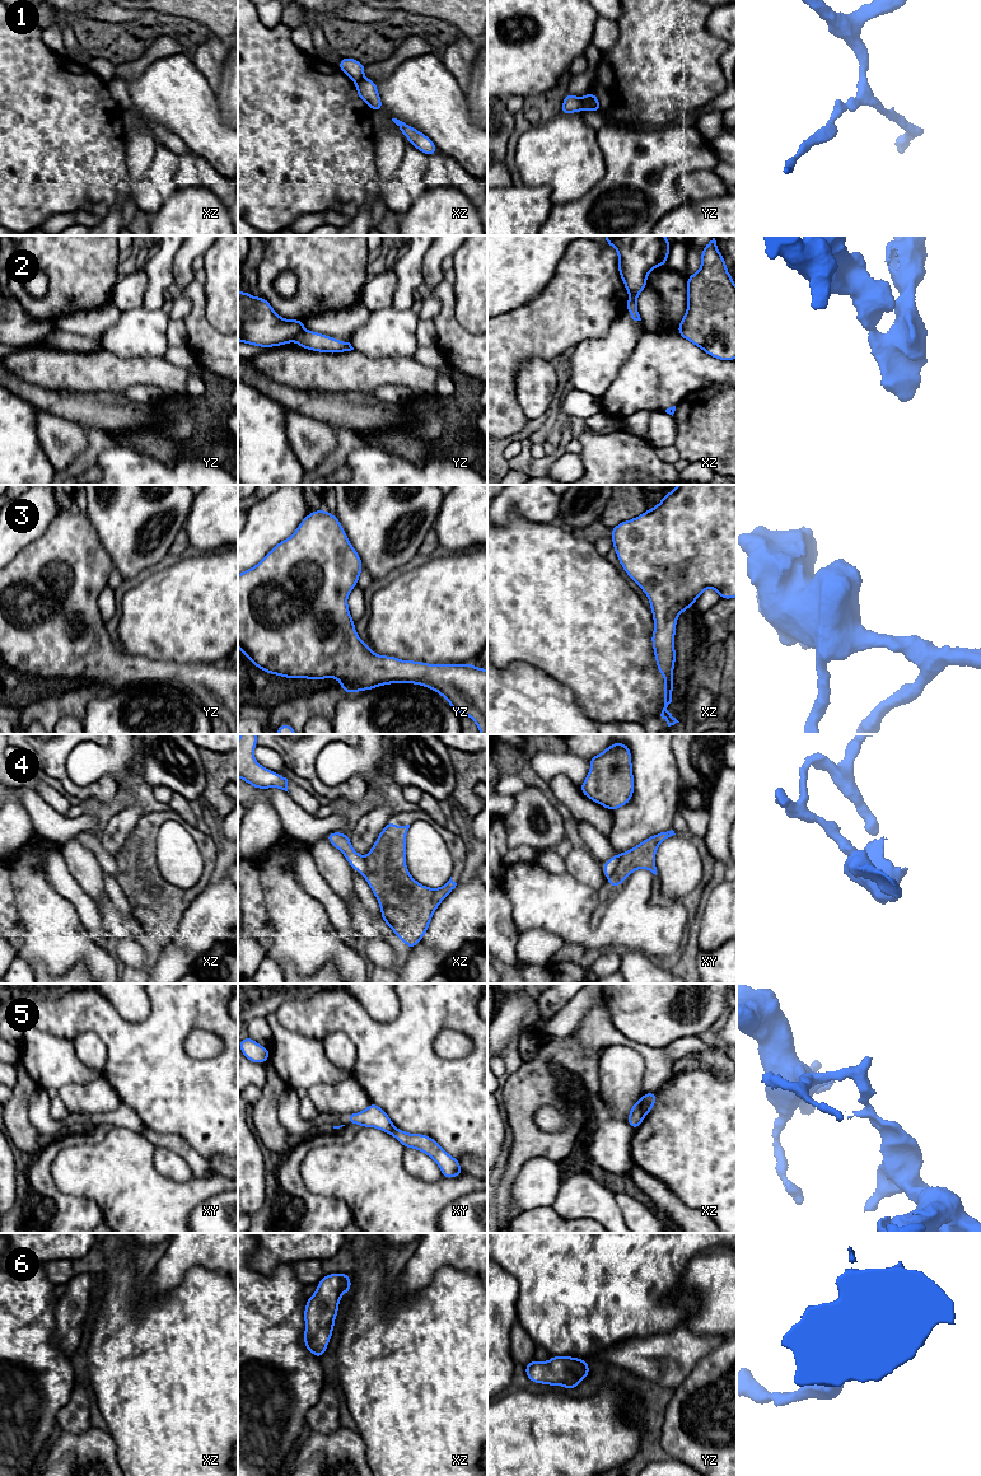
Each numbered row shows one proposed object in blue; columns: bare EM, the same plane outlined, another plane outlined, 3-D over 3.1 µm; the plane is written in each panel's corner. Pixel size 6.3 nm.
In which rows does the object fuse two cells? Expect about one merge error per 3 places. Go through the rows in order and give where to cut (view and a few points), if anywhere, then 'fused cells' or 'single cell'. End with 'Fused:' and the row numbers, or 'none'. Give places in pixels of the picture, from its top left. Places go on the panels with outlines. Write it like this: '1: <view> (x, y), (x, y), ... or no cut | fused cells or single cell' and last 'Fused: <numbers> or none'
1: yz (580, 98), (584, 108) | fused cells
2: yz (302, 330), (294, 340) | fused cells
3: no cut | single cell
4: xy (620, 854), (617, 867), (607, 877) | fused cells
5: xz (641, 1098), (641, 1111), (644, 1115) | fused cells
6: no cut | single cell
Fused: 1, 2, 4, 5

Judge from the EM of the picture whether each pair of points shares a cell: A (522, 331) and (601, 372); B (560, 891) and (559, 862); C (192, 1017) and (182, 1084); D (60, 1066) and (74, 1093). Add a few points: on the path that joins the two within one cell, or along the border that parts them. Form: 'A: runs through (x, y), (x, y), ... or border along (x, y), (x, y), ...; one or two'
A: border along (597, 337), (582, 340), (569, 351); two
B: border along (536, 860), (550, 872), (565, 872); two
C: runs through (176, 1033), (176, 1068); one
D: border along (98, 1075), (85, 1083), (64, 1084), (59, 1089); two

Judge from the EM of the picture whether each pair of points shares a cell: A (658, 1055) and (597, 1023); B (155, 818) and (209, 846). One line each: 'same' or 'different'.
A: same
B: same

